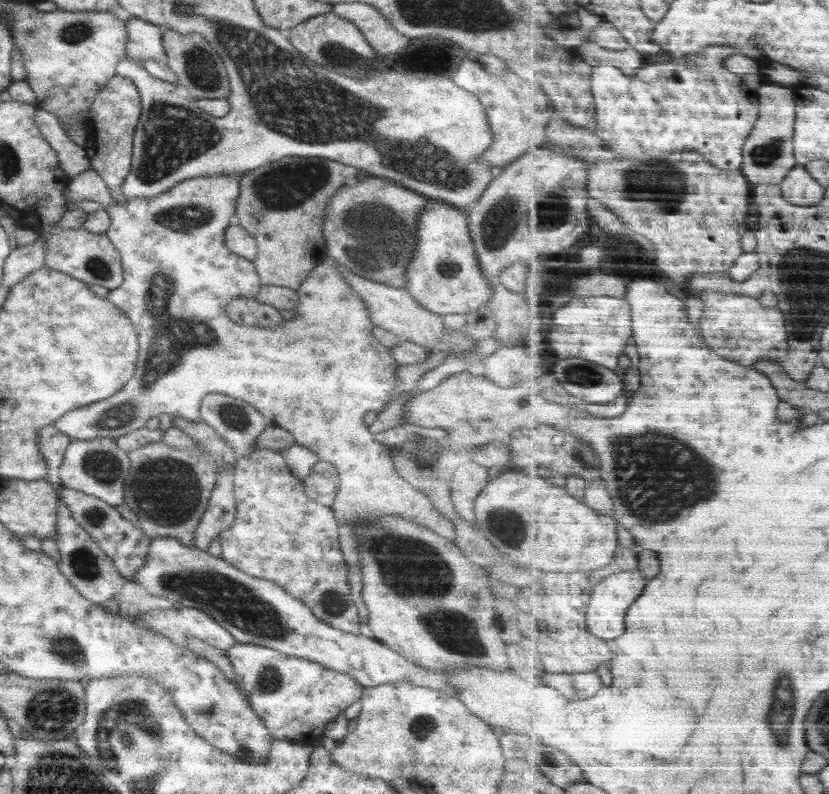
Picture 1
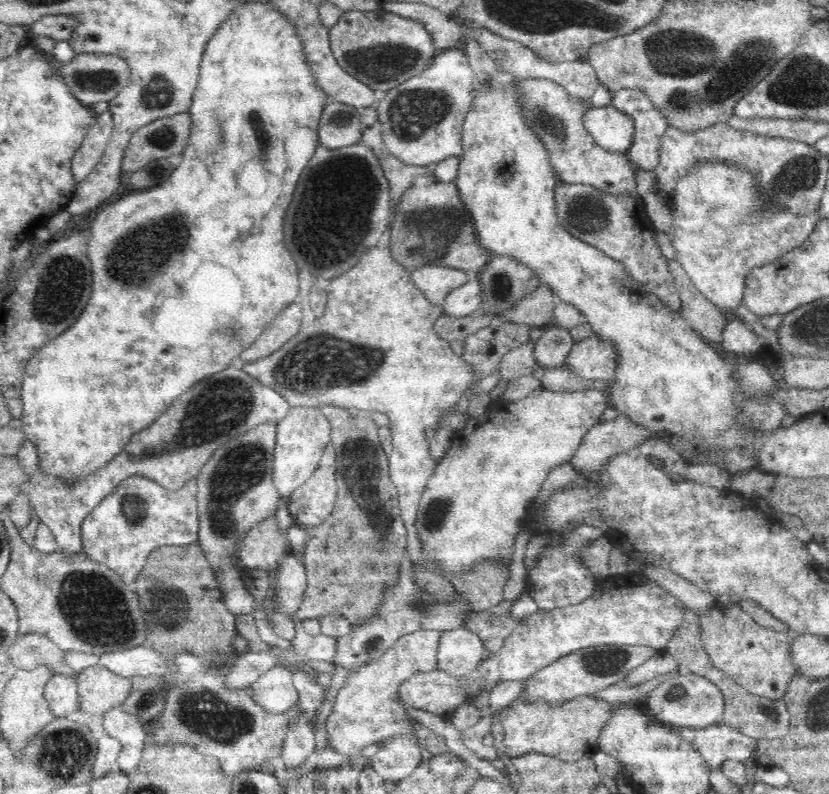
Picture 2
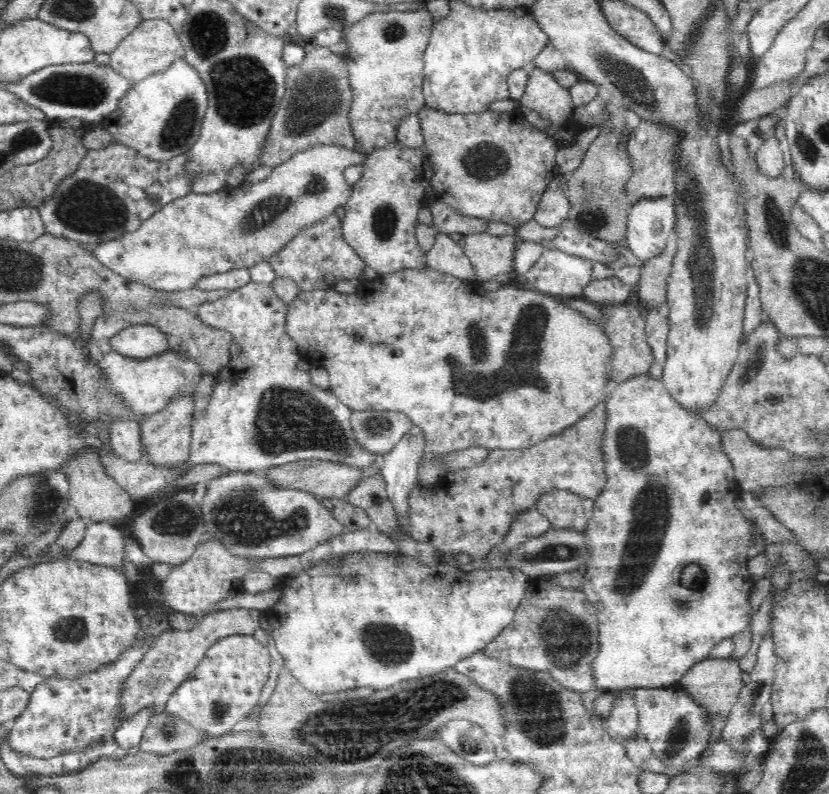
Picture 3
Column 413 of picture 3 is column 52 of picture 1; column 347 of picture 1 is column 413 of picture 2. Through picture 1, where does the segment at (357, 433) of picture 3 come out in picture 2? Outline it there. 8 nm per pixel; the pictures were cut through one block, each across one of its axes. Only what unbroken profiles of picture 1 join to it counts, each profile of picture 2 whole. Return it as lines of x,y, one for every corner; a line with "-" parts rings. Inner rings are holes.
389,246
369,248
358,260
356,268
330,280
326,292
327,305
320,318
272,356
245,363
244,372
277,390
290,407
358,408
388,416
393,442
389,475
399,494
407,533
407,561
416,569
414,577
420,589
426,589
440,601
451,603
456,594
453,584
424,568
422,542
415,524
424,489
438,464
438,460
430,456
426,431
435,430
440,424
447,424
455,432
465,427
470,417
468,412
454,409
471,386
472,365
456,355
450,343
434,331
443,306
427,301
415,287
411,271
394,259

